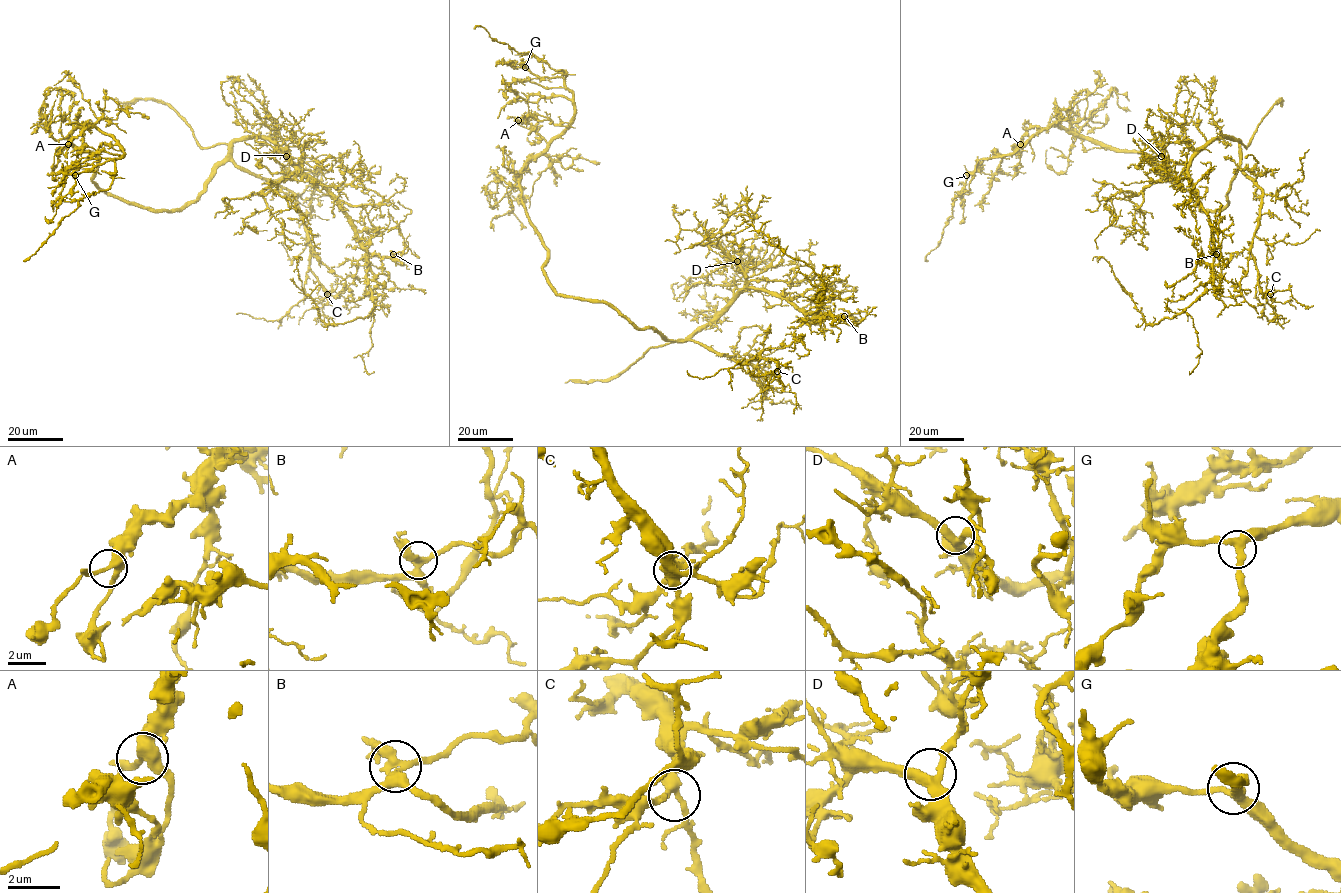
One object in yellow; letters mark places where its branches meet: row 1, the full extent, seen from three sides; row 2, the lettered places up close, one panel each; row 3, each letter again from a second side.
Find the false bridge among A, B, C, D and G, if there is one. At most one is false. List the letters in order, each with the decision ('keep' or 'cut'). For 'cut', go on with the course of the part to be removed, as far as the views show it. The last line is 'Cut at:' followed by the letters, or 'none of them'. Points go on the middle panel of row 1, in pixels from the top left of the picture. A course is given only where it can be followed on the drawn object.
A: keep
B: keep
C: keep
D: keep
G: keep
Cut at: none of them

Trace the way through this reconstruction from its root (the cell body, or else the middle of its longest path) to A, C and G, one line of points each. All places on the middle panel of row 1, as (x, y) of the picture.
A: (633, 326), (606, 303), (558, 294), (543, 271), (547, 249), (529, 219), (520, 173), (547, 141), (518, 120)
C: (633, 326), (651, 328), (670, 340), (697, 342), (742, 363), (760, 351), (762, 358), (777, 363), (777, 371)
G: (633, 326), (606, 303), (558, 294), (543, 271), (520, 173), (571, 121), (573, 93), (525, 67)

